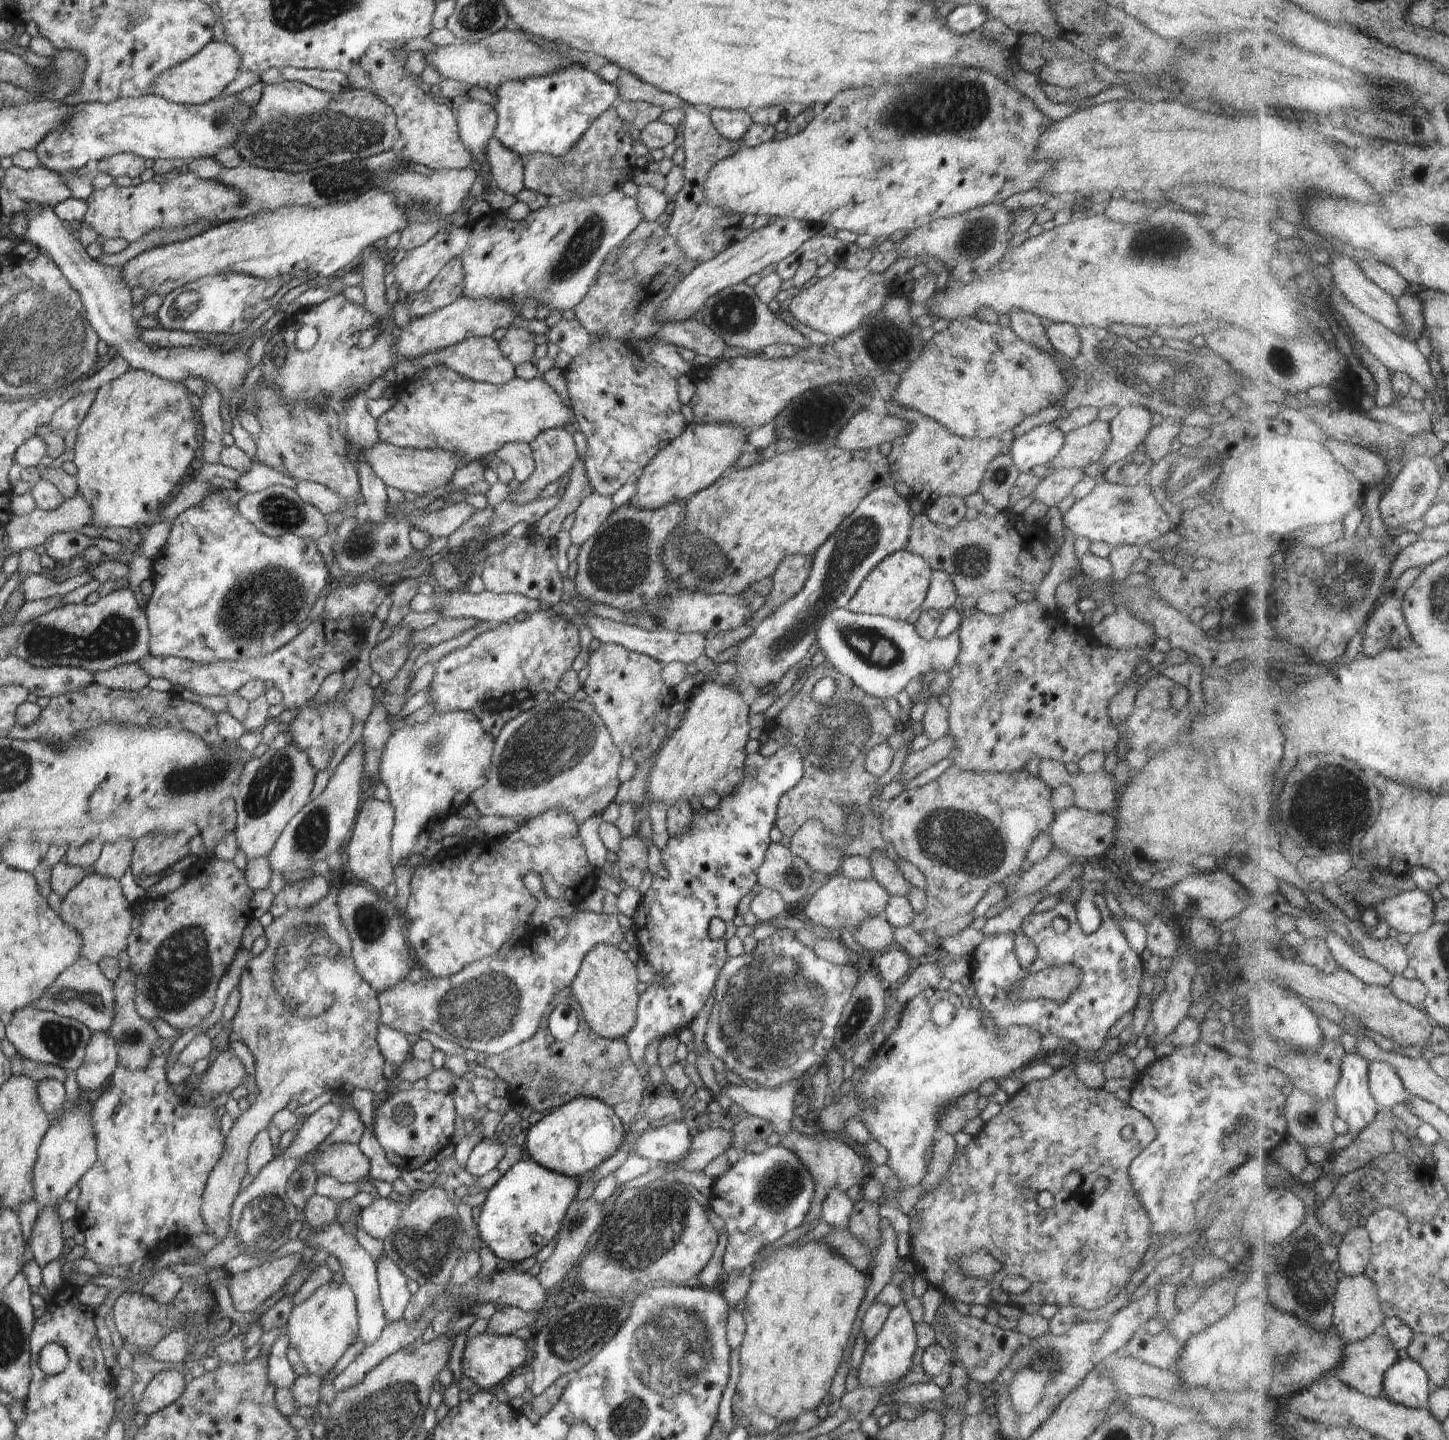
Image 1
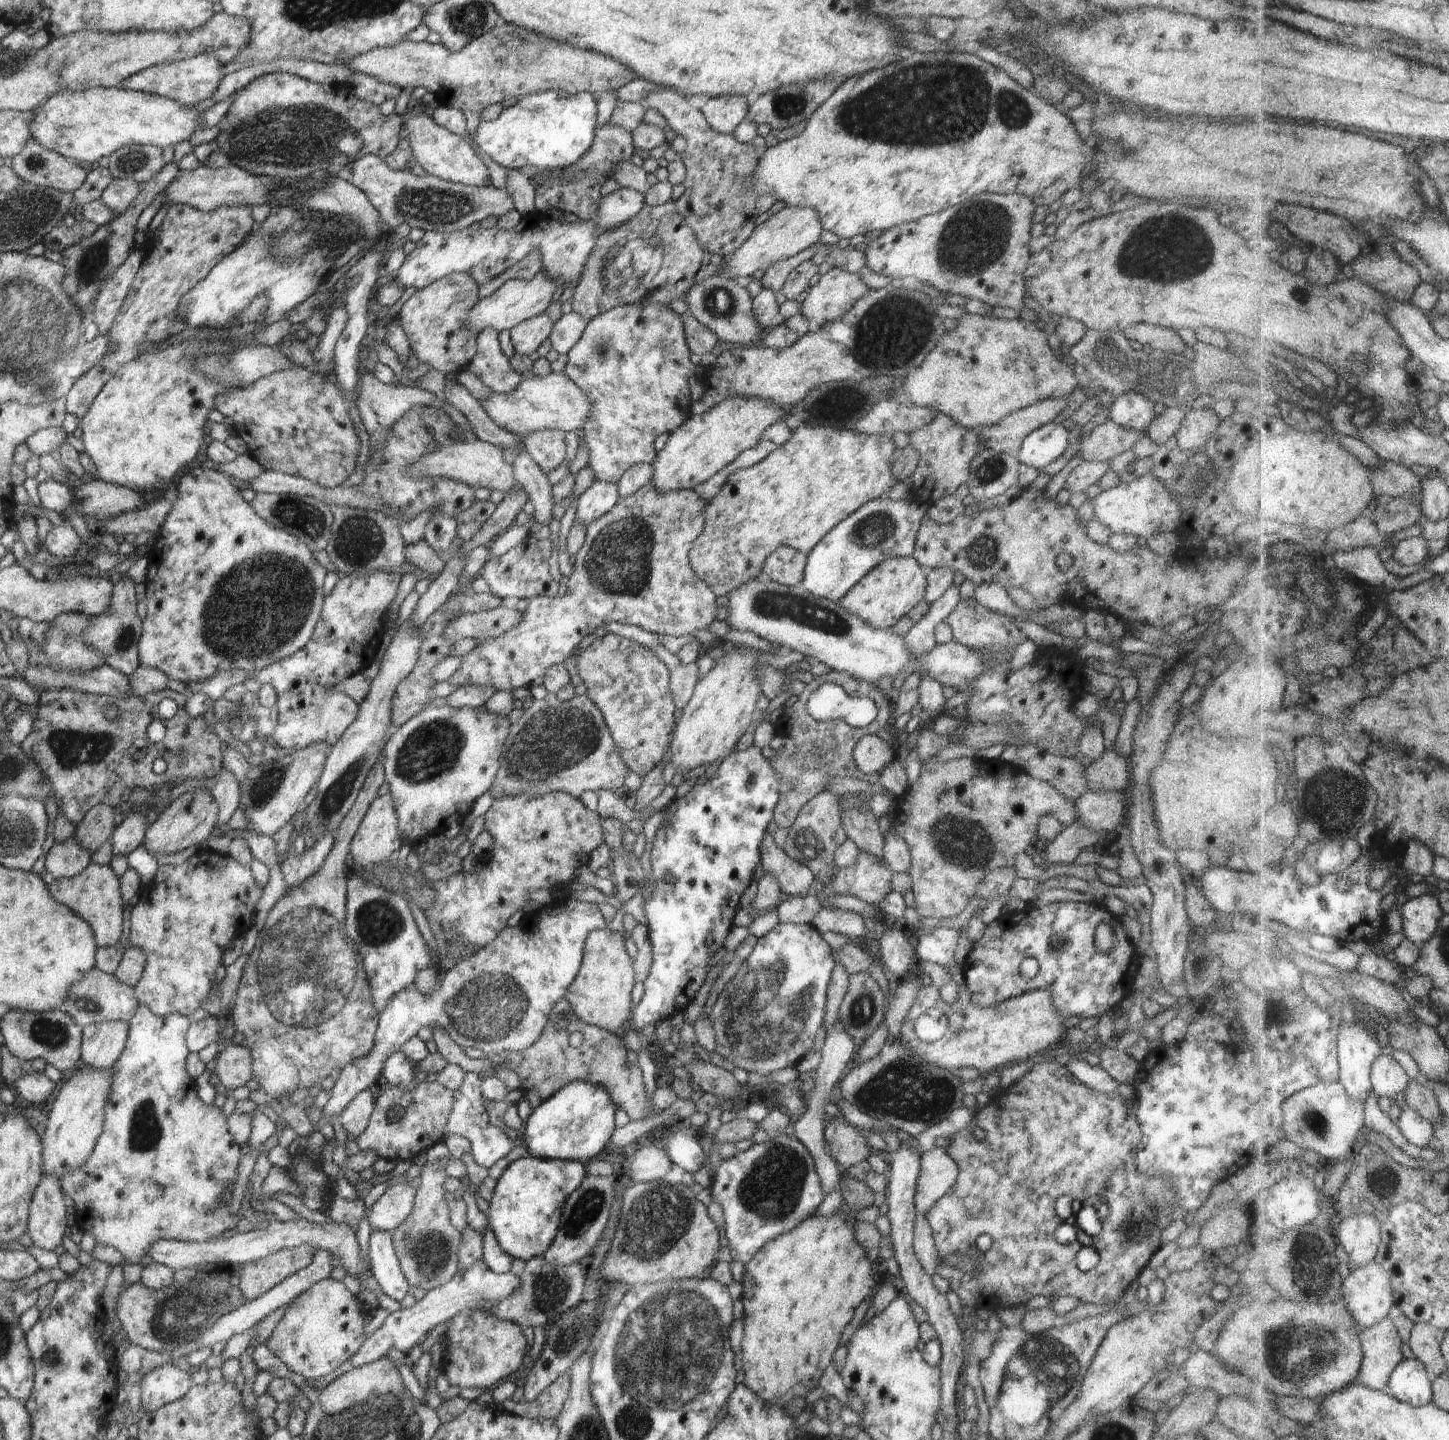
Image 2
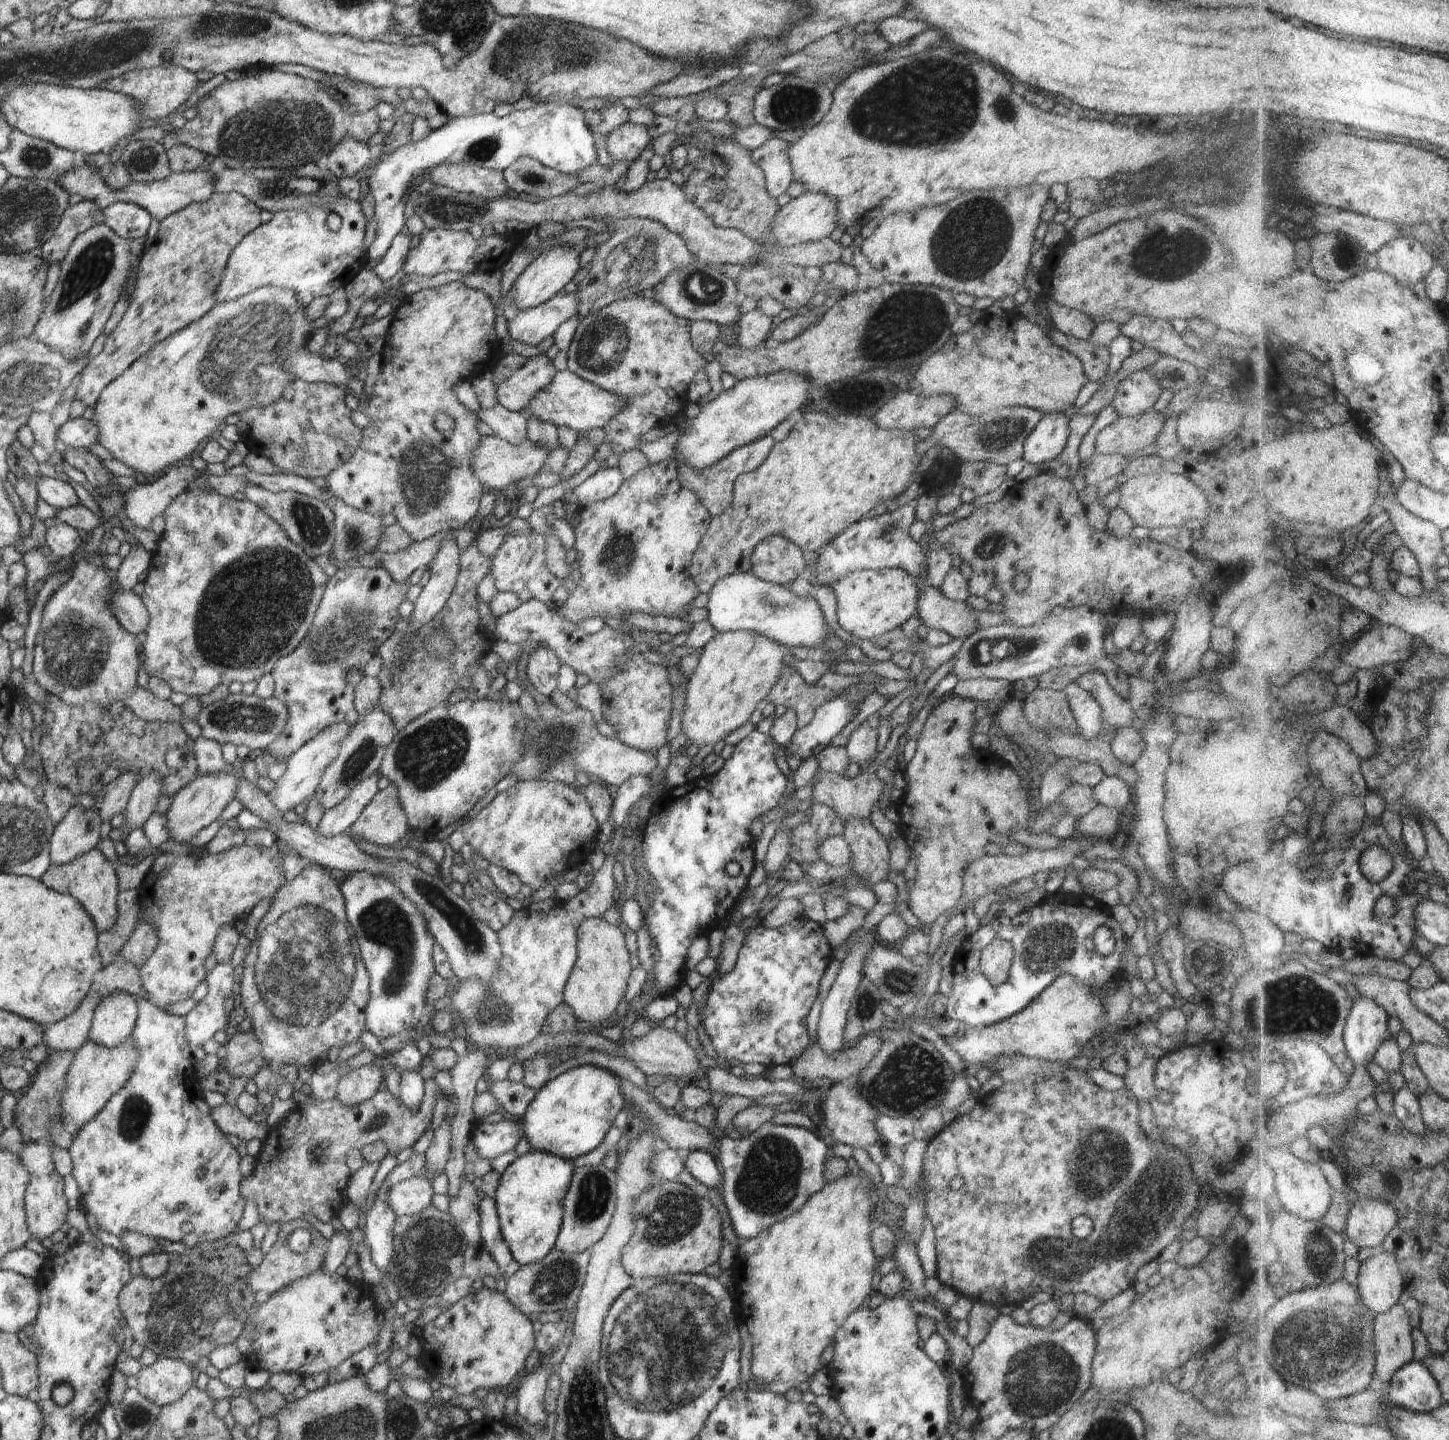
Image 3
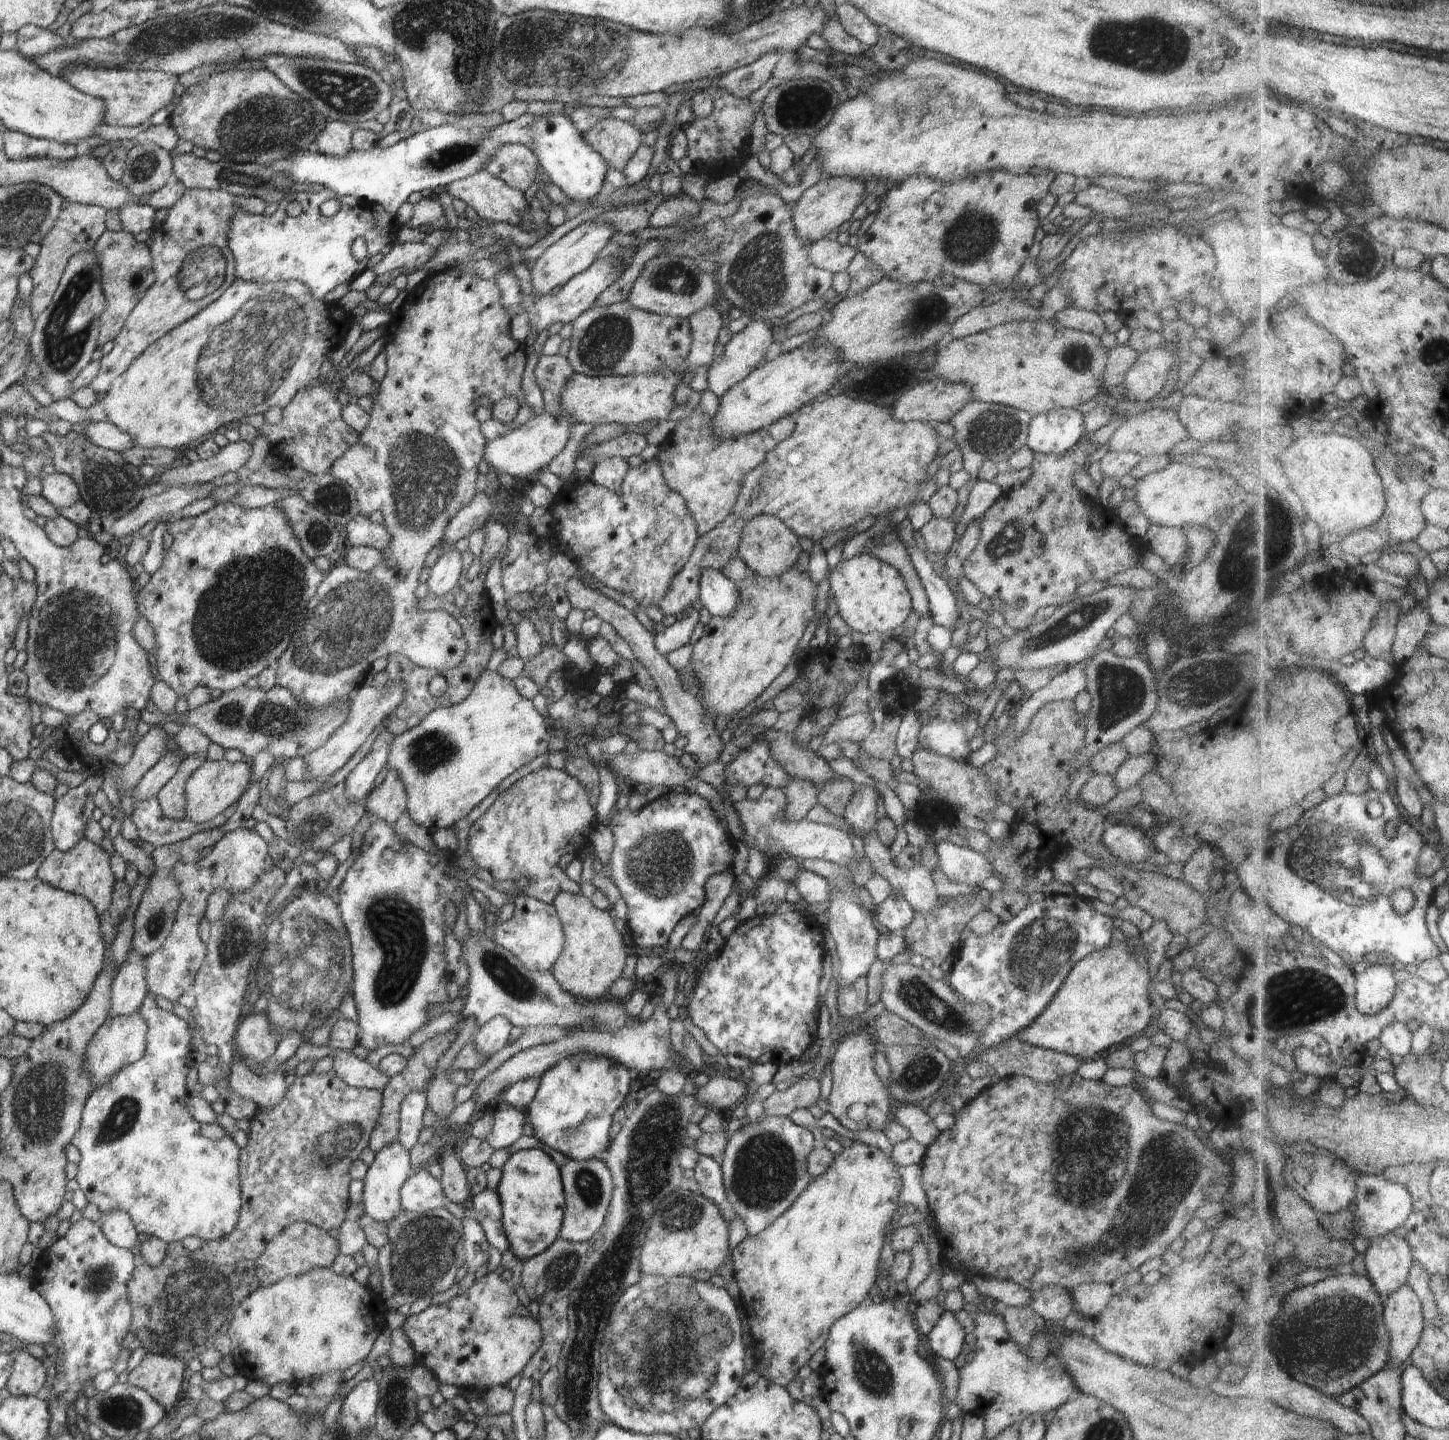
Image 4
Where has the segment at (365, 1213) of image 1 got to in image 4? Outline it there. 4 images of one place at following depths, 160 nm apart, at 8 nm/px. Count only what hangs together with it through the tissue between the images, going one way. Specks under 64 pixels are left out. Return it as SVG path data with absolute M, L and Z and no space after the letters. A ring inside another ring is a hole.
M427 1168L414 1171L400 1189L401 1208L404 1213L426 1213L444 1207L448 1200L441 1182L430 1175Z

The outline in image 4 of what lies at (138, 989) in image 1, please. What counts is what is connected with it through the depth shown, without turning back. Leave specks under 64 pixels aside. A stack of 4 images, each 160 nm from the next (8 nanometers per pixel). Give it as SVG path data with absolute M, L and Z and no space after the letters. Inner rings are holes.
M240 828L222 836L208 856L174 867L173 879L179 884L181 901L175 912L177 915L170 936L160 950L145 958L145 983L150 994L162 996L173 1003L181 994L189 992L207 953L207 946L198 935L198 926L205 917L208 896L219 886L226 886L230 894L243 893L254 886L256 879L265 870L274 867L275 863L268 855L267 842L258 833Z

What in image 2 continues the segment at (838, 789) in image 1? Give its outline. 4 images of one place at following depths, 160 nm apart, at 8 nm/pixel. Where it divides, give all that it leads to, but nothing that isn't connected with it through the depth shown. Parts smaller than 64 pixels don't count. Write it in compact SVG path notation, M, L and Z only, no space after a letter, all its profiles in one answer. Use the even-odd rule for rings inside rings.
M832 671L814 677L812 682L806 683L802 694L798 696L798 700L790 708L786 708L774 724L777 736L782 737L784 740L783 745L776 750L776 754L768 758L768 764L772 766L772 770L774 770L774 774L778 775L778 782L780 782L779 802L776 810L774 810L773 818L778 828L786 828L788 830L788 828L792 827L798 811L802 810L804 803L812 800L814 796L827 791L832 778L854 778L855 773L858 771L858 766L856 766L854 761L856 744L864 736L876 735L881 729L889 729L893 713L884 692L877 686L873 687L868 684L868 682L856 680L850 674ZM837 680L844 680L844 688L848 690L847 694L849 697L868 698L874 702L877 707L877 718L869 726L852 727L842 718L819 722L815 714L807 710L807 701L810 698L810 694L824 682L835 682Z

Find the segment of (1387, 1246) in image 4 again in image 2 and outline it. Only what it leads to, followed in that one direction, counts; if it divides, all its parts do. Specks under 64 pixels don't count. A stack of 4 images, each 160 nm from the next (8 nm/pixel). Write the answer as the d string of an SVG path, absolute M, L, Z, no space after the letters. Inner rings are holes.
M1376 1260L1370 1261L1366 1266L1353 1267L1343 1282L1343 1298L1359 1326L1362 1325L1363 1330L1366 1330L1388 1318L1396 1305L1393 1279Z

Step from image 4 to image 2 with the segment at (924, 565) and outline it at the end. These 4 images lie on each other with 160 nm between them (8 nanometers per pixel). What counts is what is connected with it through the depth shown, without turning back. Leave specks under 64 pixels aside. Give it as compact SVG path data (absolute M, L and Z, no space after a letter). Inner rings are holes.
M880 496L860 506L856 512L842 520L807 556L807 564L802 580L802 586L812 596L828 599L838 603L840 598L852 590L861 578L872 571L888 558L909 558L914 553L916 534L920 529L927 504L922 504L916 498L907 500L890 500Z

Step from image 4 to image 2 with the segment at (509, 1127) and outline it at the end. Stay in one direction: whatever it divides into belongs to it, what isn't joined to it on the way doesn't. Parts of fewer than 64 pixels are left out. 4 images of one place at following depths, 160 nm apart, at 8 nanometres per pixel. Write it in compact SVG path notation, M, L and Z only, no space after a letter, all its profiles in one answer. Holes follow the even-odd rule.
M466 1073L462 1087L453 1092L452 1111L445 1130L446 1134L454 1132L454 1134L466 1138L470 1142L474 1161L478 1165L490 1169L496 1162L508 1155L514 1147L514 1142L500 1128L490 1124L487 1111L483 1106L484 1099L481 1094L482 1082L482 1075Z

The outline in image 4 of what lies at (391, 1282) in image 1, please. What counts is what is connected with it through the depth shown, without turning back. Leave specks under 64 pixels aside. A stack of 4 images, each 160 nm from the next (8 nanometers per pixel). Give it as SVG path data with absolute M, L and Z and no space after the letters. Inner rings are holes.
M397 1140L388 1146L383 1146L376 1154L375 1160L368 1167L364 1177L363 1206L365 1215L376 1222L390 1222L401 1212L400 1189L407 1178L414 1173L411 1167L409 1150Z

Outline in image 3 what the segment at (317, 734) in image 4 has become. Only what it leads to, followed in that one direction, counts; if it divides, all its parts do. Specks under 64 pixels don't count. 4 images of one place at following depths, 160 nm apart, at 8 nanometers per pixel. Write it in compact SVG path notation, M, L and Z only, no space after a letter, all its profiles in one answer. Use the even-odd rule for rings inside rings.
M137 686L133 694L125 699L120 699L132 712L142 720L148 722L186 722L189 720L182 715L178 705L170 700L156 698L149 690ZM237 693L202 707L196 718L200 725L201 736L215 740L220 744L234 744L234 746L248 746L252 755L264 753L265 750L284 732L288 711L285 702L272 697L263 699L259 696Z

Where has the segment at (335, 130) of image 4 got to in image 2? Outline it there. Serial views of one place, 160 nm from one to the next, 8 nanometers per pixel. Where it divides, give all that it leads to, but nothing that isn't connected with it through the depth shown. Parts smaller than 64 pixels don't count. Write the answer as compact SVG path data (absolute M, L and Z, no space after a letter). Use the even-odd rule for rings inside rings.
M366 154L359 160L338 167L336 174L345 182L360 188L368 196L368 200L380 214L384 231L389 233L394 232L402 223L408 224L412 229L419 228L426 232L455 232L469 228L474 222L481 222L488 216L499 219L515 208L505 189L494 188L492 185L465 186L430 174L416 176L407 169L390 168L384 159L374 154Z

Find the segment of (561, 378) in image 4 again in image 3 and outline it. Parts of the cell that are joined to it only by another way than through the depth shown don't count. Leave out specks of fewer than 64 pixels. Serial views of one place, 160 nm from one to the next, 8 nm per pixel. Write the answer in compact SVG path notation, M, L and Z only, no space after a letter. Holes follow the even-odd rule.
M547 354L528 357L523 367L499 384L497 404L515 413L522 412L535 394L552 382L557 372Z

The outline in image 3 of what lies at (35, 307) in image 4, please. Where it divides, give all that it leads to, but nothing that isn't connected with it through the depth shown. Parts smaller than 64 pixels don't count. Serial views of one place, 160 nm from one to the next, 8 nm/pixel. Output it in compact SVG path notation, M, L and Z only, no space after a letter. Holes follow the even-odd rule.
M81 201L69 206L61 216L53 235L40 248L40 256L50 265L60 263L72 241L88 229L105 222L103 209L92 201Z

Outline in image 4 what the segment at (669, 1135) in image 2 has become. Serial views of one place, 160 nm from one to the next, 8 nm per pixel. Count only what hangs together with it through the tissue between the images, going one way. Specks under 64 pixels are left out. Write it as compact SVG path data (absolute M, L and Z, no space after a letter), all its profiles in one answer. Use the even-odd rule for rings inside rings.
M700 1155L694 1169L694 1180L698 1182L700 1194L722 1205L727 1201L723 1183L723 1172L719 1162L706 1155Z

